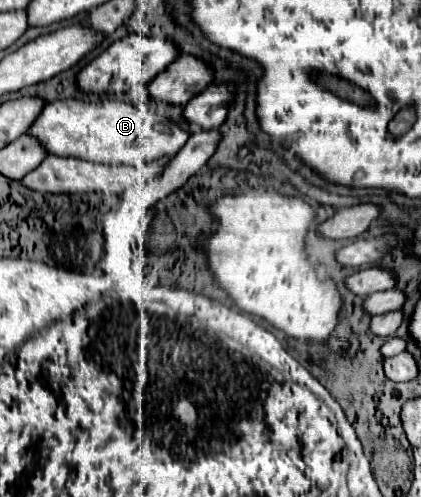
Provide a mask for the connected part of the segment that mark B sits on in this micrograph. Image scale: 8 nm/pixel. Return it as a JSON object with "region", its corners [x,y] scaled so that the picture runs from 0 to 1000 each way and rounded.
{"region":[[[135,201],[102,217],[97,233],[64,262],[88,274],[116,310],[178,314],[240,330],[325,330],[373,314],[416,310],[449,278],[449,266],[354,213],[321,213],[297,201]]]}

